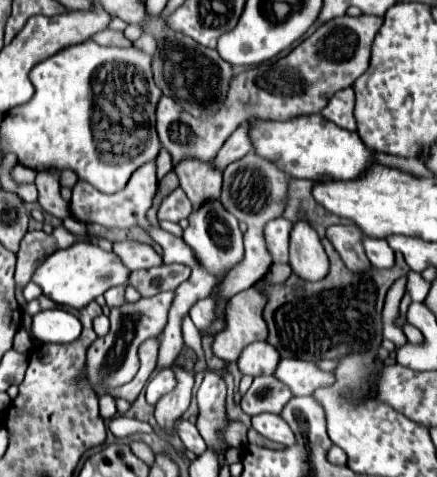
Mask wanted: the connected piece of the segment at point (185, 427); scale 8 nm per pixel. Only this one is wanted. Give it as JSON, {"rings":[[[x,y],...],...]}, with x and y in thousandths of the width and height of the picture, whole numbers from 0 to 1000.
{"rings":[[[410,881],[410,885],[405,885],[405,910],[410,910],[414,927],[423,931],[423,939],[437,943],[442,952],[455,956],[460,948],[469,948],[474,931],[469,931],[469,922],[460,918],[451,893],[437,889],[432,881]]]}

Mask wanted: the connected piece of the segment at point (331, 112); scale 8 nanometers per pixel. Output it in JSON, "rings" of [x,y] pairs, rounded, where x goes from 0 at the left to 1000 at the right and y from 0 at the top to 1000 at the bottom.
{"rings":[[[789,184],[789,189],[771,193],[771,201],[762,201],[762,210],[753,210],[753,218],[735,231],[735,243],[789,273],[803,273],[803,277],[817,273],[808,184]]]}

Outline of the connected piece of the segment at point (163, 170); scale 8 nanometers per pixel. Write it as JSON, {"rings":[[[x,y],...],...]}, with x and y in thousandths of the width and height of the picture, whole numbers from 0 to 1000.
{"rings":[[[368,310],[368,314],[364,314],[364,327],[359,327],[359,369],[373,373],[391,352],[396,352],[391,327],[387,327],[387,319],[382,319],[378,310]]]}

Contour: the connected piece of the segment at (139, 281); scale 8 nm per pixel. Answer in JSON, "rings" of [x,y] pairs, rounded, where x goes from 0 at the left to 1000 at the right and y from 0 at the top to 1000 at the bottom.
{"rings":[[[368,553],[341,566],[314,566],[295,574],[295,600],[304,600],[323,621],[350,621],[373,608],[400,608],[423,583],[432,583],[432,562],[419,553]]]}

